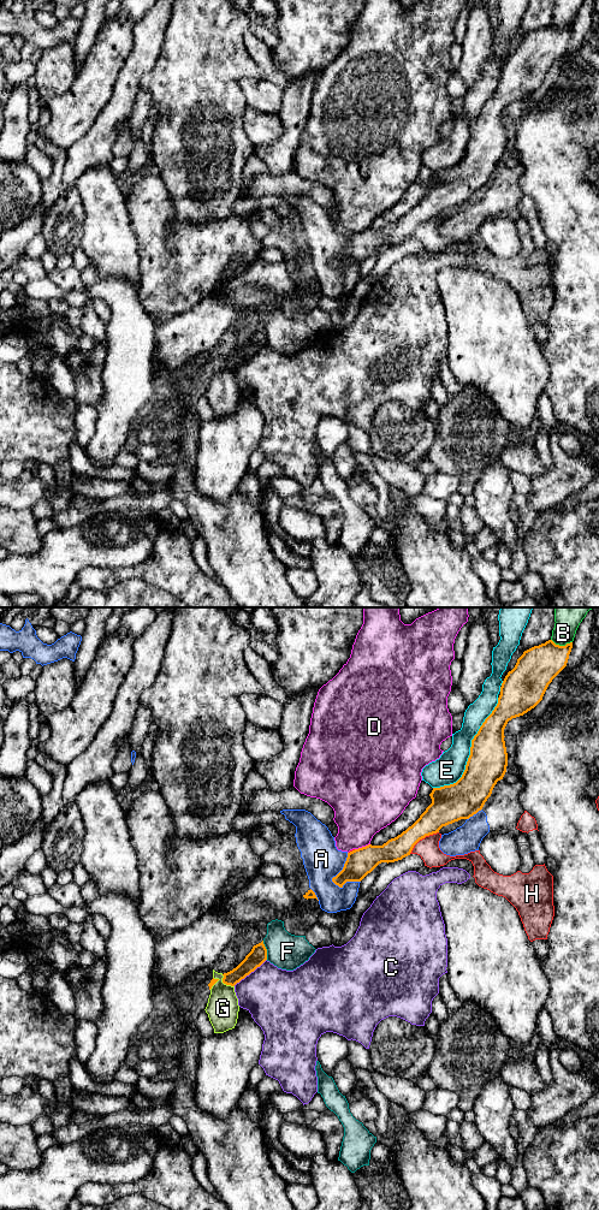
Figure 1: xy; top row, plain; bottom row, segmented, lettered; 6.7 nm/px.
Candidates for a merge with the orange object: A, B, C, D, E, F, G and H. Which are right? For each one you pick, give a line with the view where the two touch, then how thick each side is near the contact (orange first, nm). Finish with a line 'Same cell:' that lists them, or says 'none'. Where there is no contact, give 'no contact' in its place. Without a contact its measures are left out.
Same cell: none

